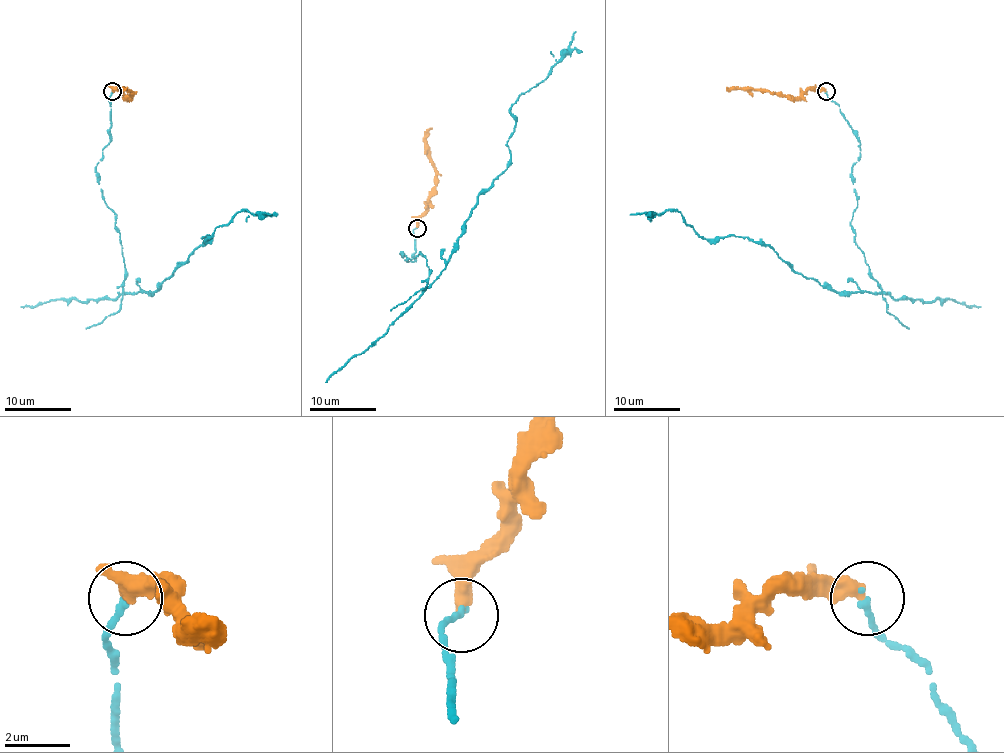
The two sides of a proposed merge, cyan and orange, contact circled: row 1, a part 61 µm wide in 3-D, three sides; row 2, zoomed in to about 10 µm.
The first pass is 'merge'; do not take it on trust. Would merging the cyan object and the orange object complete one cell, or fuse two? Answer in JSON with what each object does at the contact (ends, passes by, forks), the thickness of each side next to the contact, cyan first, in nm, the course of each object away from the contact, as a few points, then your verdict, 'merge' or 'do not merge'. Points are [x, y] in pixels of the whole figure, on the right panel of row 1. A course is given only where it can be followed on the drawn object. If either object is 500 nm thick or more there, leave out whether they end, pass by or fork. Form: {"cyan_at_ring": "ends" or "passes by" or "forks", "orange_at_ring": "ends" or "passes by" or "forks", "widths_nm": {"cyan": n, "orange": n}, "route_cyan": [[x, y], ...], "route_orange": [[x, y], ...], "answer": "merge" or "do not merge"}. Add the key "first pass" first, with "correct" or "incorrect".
{"first pass": "incorrect", "cyan_at_ring": "ends", "orange_at_ring": "ends", "widths_nm": {"cyan": 240, "orange": 420}, "route_cyan": [[827, 91], [860, 142], [850, 226], [883, 292], [823, 287], [767, 244], [705, 239], [677, 211], [630, 214]], "route_orange": [[825, 91], [805, 89], [795, 97], [788, 97], [727, 87]], "answer": "do not merge"}

